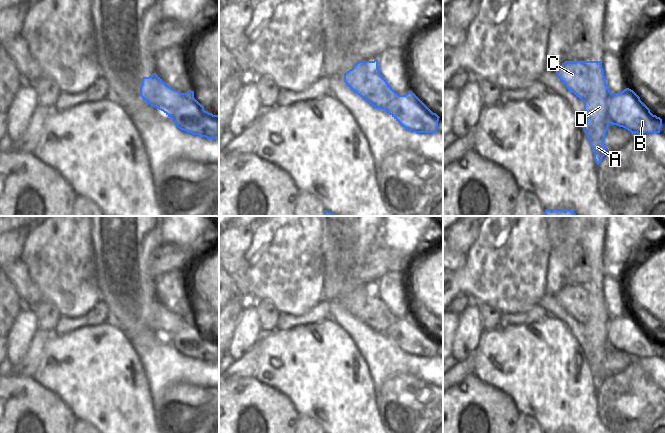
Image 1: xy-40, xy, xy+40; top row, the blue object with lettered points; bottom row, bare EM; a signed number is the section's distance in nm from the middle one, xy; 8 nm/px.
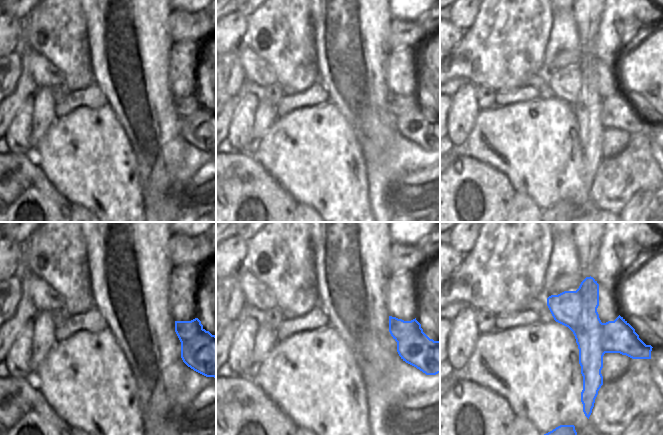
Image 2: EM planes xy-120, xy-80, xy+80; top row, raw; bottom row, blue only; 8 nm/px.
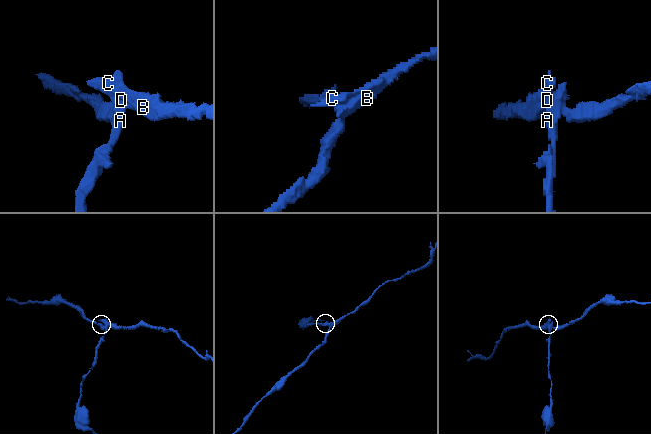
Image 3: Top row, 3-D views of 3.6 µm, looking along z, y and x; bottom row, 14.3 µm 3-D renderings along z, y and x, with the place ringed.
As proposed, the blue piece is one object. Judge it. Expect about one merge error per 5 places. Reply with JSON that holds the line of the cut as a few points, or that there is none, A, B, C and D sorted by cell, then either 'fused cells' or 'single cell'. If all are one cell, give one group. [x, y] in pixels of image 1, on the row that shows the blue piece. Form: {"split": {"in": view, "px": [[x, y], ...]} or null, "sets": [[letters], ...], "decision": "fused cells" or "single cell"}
{"split": {"in": "xy+40", "px": [[612, 93], [608, 102], [609, 122]]}, "sets": [["A", "C", "D"], ["B"]], "decision": "fused cells"}

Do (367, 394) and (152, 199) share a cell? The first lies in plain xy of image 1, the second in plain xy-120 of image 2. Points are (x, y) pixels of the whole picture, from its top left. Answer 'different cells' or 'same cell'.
different cells

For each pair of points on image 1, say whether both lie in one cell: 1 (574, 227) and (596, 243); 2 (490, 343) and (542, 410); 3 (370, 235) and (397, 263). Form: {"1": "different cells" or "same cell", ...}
{"1": "different cells", "2": "same cell", "3": "different cells"}

